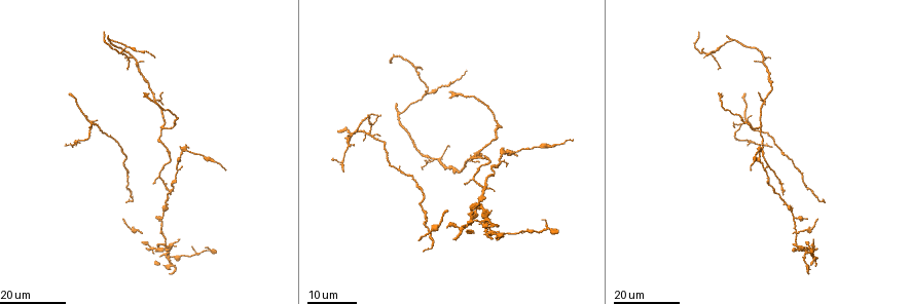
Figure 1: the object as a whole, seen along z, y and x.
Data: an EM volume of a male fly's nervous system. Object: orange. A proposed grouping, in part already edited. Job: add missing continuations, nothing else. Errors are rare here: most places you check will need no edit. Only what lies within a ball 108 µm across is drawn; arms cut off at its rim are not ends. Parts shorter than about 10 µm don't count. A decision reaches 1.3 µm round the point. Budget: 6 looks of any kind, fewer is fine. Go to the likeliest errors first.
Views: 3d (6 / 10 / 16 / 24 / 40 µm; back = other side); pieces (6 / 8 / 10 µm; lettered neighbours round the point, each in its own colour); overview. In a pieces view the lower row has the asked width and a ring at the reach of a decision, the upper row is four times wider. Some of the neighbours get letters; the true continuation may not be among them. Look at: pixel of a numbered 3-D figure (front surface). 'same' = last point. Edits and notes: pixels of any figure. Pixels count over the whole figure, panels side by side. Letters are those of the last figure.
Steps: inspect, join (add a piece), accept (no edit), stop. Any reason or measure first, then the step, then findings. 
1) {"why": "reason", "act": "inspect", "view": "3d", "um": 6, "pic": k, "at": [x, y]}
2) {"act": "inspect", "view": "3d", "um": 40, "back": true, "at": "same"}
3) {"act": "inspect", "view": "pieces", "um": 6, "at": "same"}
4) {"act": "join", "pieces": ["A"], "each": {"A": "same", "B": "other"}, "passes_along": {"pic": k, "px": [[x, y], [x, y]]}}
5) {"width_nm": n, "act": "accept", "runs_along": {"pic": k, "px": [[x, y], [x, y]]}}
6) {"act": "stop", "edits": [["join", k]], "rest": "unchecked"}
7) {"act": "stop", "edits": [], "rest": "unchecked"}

{"why": "branch stops here", "act": "inspect", "view": "3d", "um": 16, "pic": 1, "at": [794, 251]}

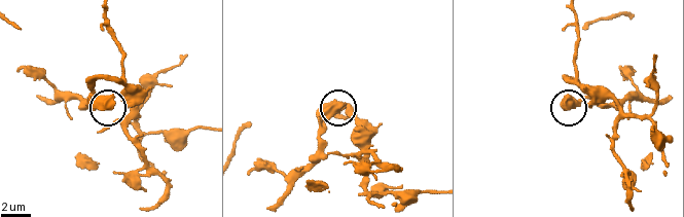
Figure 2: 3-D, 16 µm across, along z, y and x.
{"act": "inspect", "view": "pieces", "um": 8, "pic": 2, "at": [114, 104]}

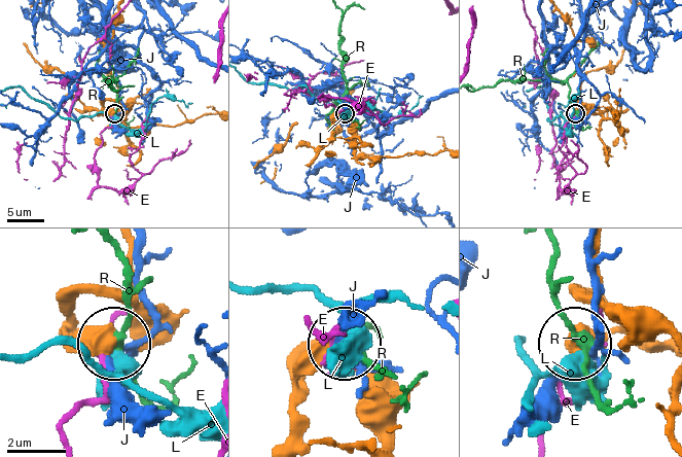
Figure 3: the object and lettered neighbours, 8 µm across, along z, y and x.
{"act": "accept", "each": {"E": "other", "J": "other", "L": "other", "R": "other"}, "found": "none of them fits"}

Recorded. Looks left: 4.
{"why": "thin end", "act": "inspect", "view": "3d", "um": 24, "pic": 1, "at": [759, 145]}

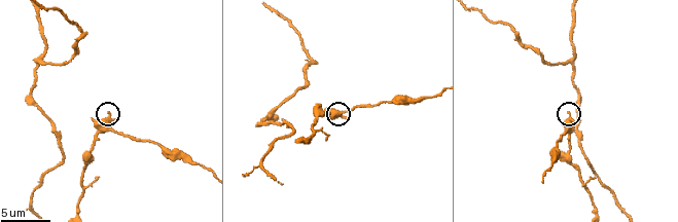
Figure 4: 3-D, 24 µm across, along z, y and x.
{"why": "zoom in", "act": "inspect", "view": "3d", "um": 10, "pic": 4, "at": [569, 111]}

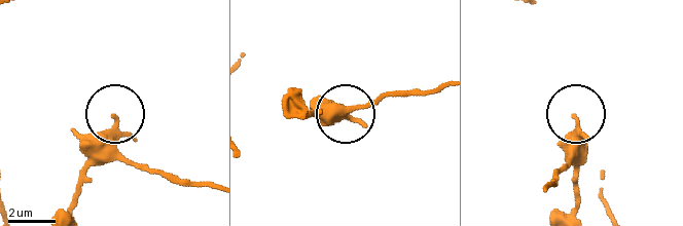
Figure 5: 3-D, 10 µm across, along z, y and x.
{"act": "inspect", "view": "pieces", "um": 8, "pic": 5, "at": [575, 118]}

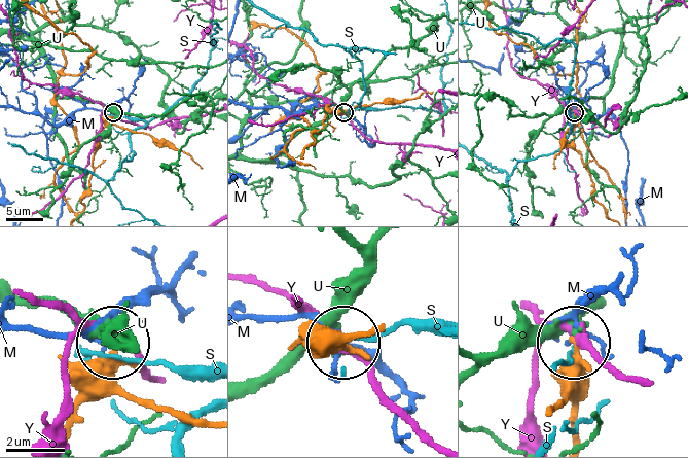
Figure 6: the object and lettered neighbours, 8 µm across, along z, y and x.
{"width_nm": 140, "act": "accept", "each": {"M": "other", "S": "other", "U": "other", "Y": "other"}, "runs_along": {"pic": 6, "px": [[604, 209], [596, 200], [590, 172], [573, 142], [573, 111]]}, "found": "none of them fits"}

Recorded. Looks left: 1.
{"act": "stop", "edits": [], "rest": "unchecked"}

